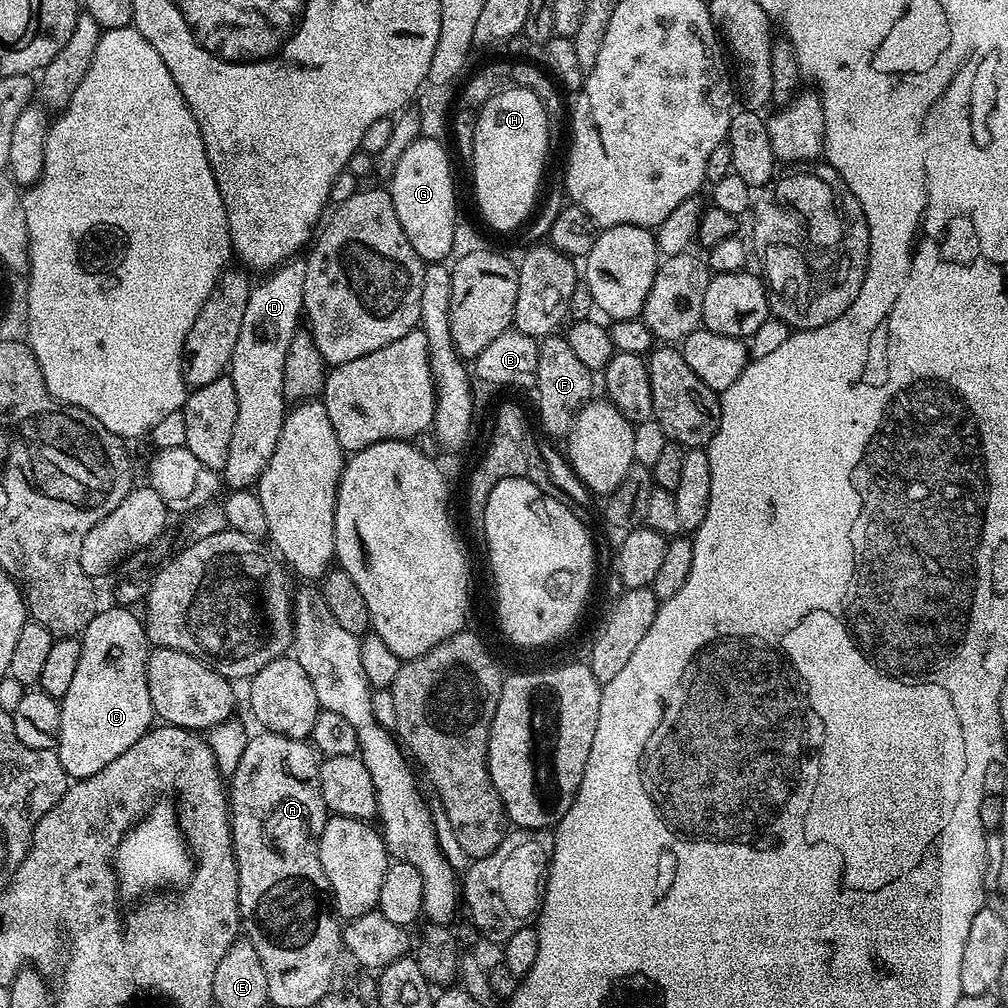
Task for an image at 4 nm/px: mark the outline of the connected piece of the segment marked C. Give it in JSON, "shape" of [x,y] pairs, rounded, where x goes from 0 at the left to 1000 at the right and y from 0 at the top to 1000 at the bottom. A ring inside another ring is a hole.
{"shape":[[[127,601],[96,606],[79,635],[79,652],[69,685],[60,694],[60,732],[55,744],[72,775],[97,768],[117,748],[125,748],[153,718],[145,661],[149,640],[143,616]]]}

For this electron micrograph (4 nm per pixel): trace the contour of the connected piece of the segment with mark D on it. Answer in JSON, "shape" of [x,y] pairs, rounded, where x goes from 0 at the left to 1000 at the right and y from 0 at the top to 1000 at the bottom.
{"shape":[[[304,257],[284,258],[261,275],[259,282],[251,285],[244,300],[244,312],[240,312],[240,327],[236,327],[236,339],[232,339],[232,351],[228,372],[232,379],[232,391],[236,391],[236,415],[232,419],[232,431],[228,431],[228,450],[220,465],[220,480],[223,485],[249,485],[258,477],[260,466],[272,454],[276,435],[280,435],[280,423],[284,412],[282,396],[282,368],[288,339],[295,329],[302,308],[304,288]]]}

